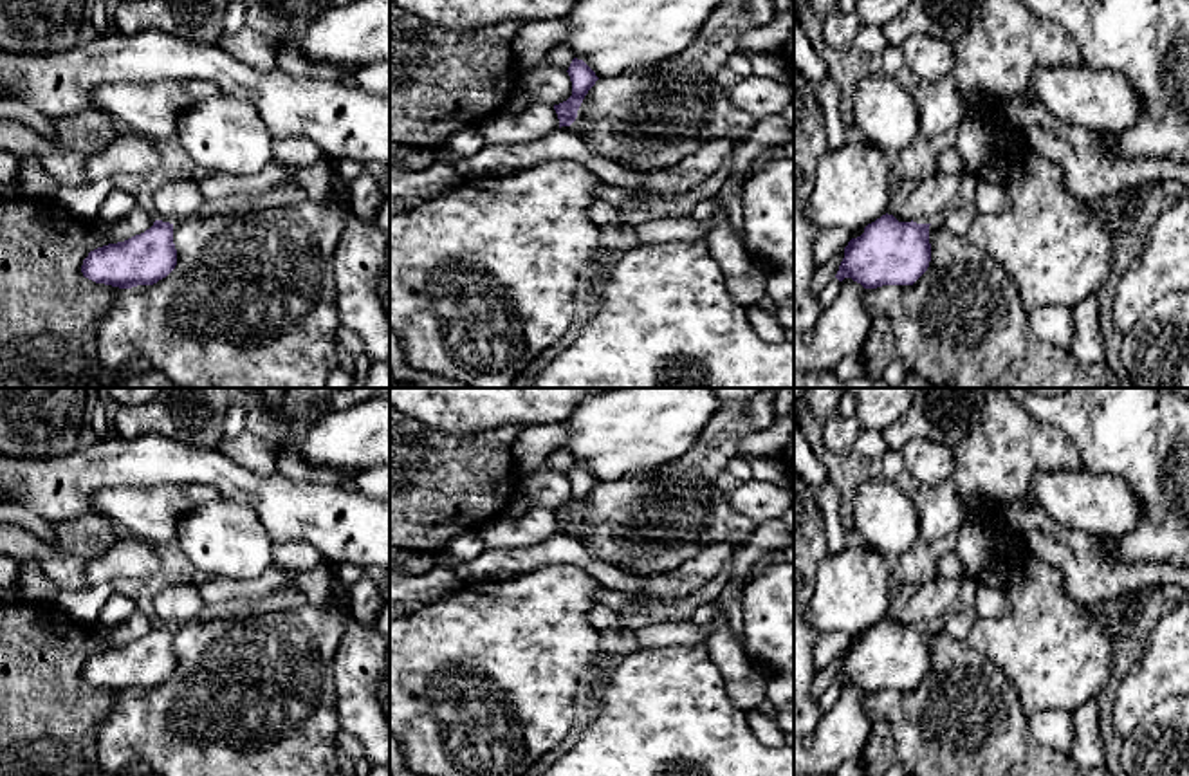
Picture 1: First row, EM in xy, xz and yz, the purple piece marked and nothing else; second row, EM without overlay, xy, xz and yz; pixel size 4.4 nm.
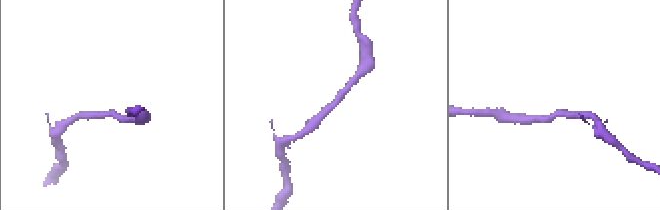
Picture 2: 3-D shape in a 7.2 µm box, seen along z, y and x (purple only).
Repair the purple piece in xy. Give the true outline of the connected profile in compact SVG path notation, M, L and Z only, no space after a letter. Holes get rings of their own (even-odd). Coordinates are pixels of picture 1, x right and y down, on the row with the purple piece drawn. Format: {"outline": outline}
{"outline": "M155 220L141 235L90 251L83 260L81 273L96 283L132 289L157 283L175 265L173 224Z"}

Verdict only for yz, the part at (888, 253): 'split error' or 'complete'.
complete

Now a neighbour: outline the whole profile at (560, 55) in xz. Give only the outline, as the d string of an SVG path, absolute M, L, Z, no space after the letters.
M558 43L558 45L554 45L554 47L545 54L545 58L547 58L552 65L556 65L556 67L559 67L559 69L563 69L563 70L568 70L570 63L572 63L572 60L574 60L574 54L572 54L572 49L570 49L568 45Z

